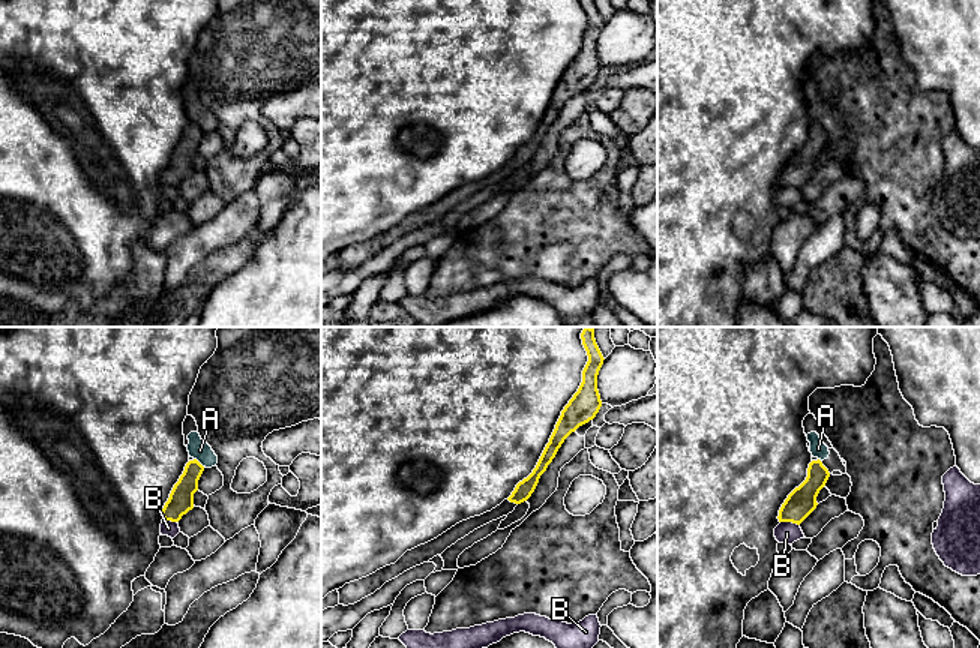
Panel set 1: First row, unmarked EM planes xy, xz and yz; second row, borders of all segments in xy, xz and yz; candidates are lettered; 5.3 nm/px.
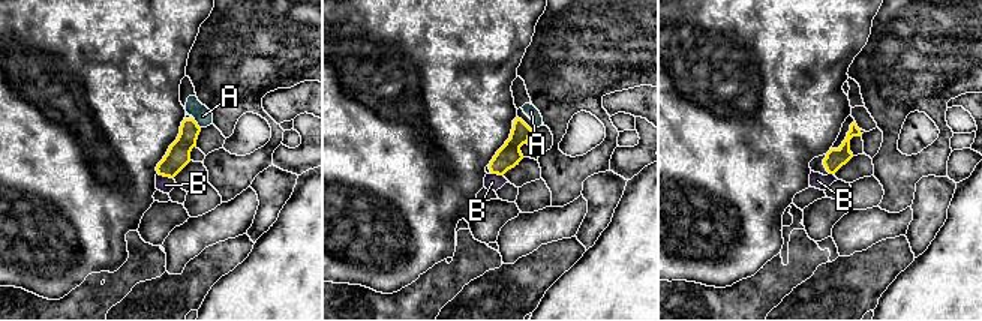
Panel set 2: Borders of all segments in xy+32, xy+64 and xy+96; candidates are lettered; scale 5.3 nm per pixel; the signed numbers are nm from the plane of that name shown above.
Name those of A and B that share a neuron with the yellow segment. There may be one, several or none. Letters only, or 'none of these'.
none of these

